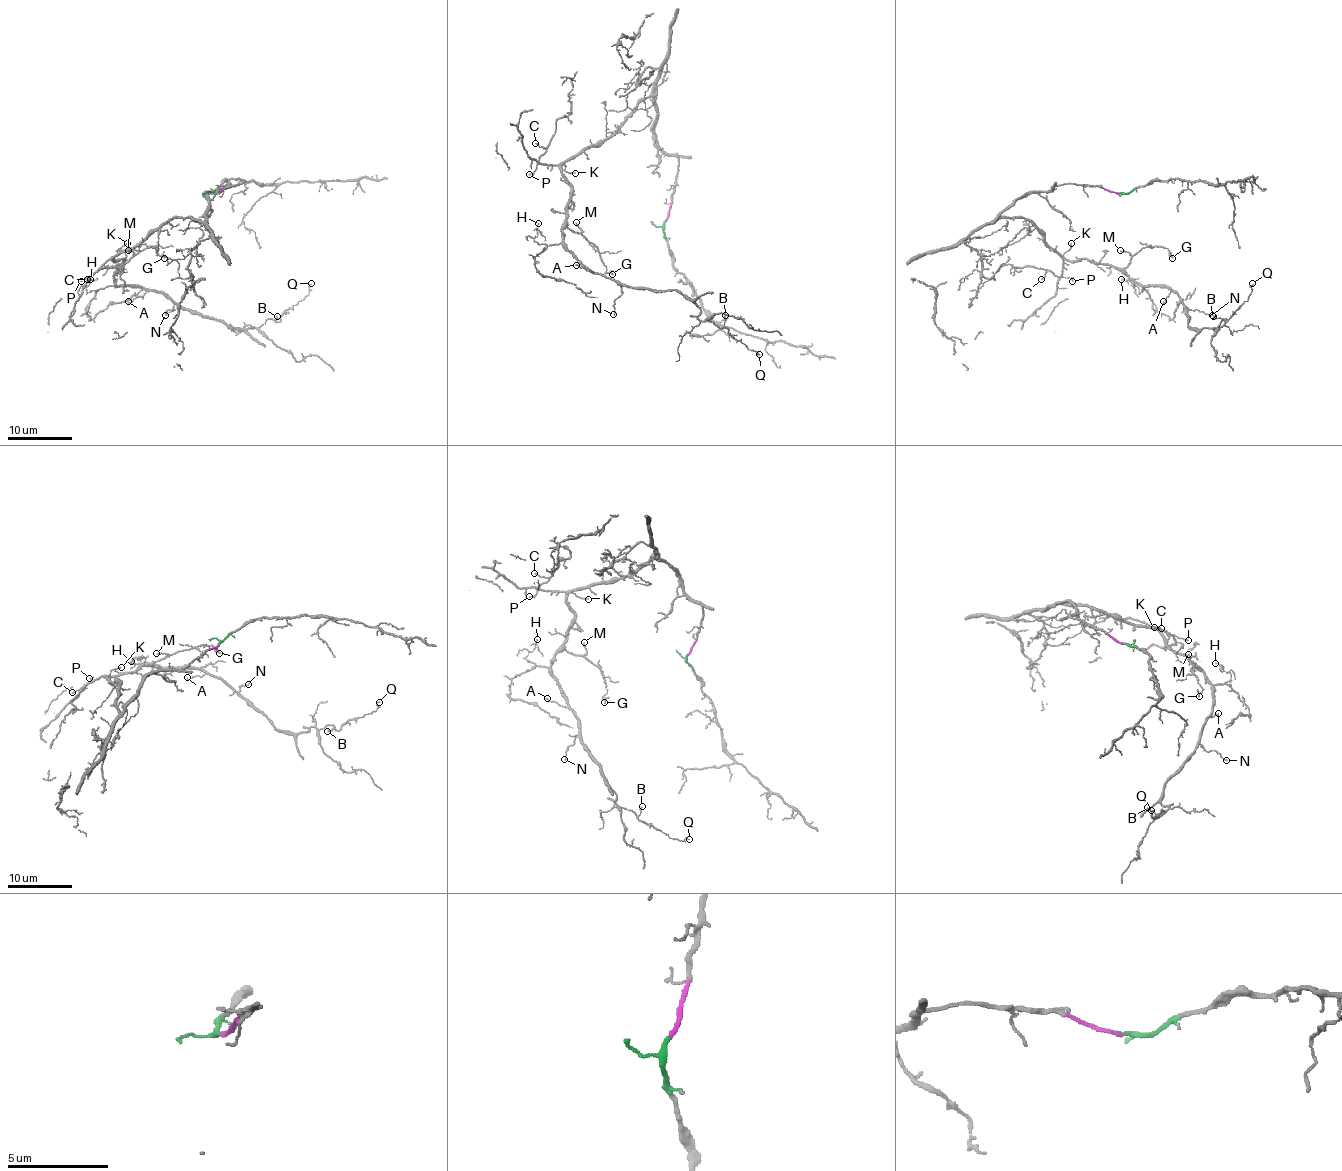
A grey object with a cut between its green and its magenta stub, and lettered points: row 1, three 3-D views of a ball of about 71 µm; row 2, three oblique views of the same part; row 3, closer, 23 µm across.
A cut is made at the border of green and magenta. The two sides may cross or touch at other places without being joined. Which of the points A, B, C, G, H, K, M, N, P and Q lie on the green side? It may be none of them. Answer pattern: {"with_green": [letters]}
{"with_green": []}

